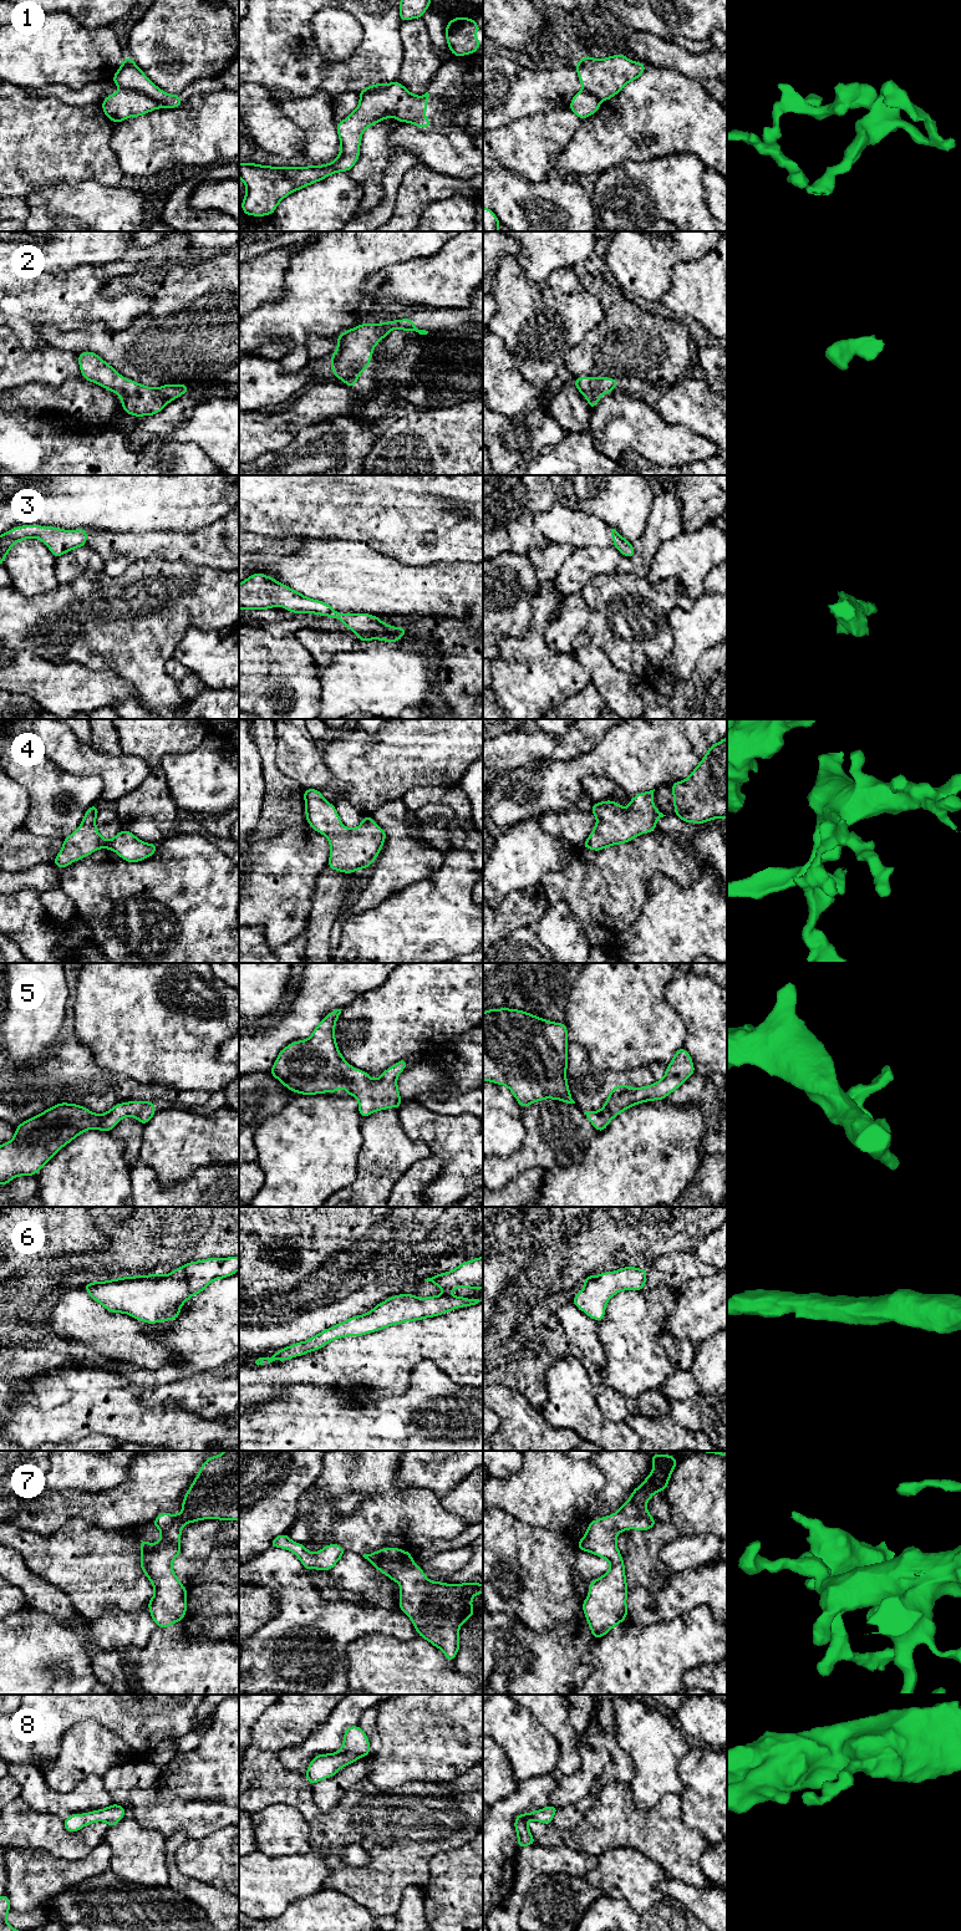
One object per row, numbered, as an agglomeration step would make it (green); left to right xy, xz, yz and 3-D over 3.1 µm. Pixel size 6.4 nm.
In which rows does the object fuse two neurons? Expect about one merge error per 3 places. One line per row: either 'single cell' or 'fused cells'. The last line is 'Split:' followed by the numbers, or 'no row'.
1: fused cells
2: single cell
3: single cell
4: single cell
5: single cell
6: single cell
7: single cell
8: single cell
Split: 1

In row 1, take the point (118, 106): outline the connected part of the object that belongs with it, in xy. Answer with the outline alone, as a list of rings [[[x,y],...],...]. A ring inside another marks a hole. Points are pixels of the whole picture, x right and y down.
[[[120,90],[106,97],[102,102],[105,114],[113,123],[122,122],[128,117],[144,116],[153,109],[167,107],[167,105],[132,90]]]

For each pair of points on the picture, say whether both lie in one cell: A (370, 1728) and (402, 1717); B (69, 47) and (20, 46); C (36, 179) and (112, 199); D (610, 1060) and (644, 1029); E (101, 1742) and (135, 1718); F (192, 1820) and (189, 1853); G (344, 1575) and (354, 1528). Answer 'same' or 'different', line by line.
A: different
B: same
C: different
D: same
E: different
F: different
G: different

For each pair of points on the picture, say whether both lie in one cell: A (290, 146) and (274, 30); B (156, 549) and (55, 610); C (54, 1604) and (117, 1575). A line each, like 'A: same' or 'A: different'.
A: different
B: different
C: different

